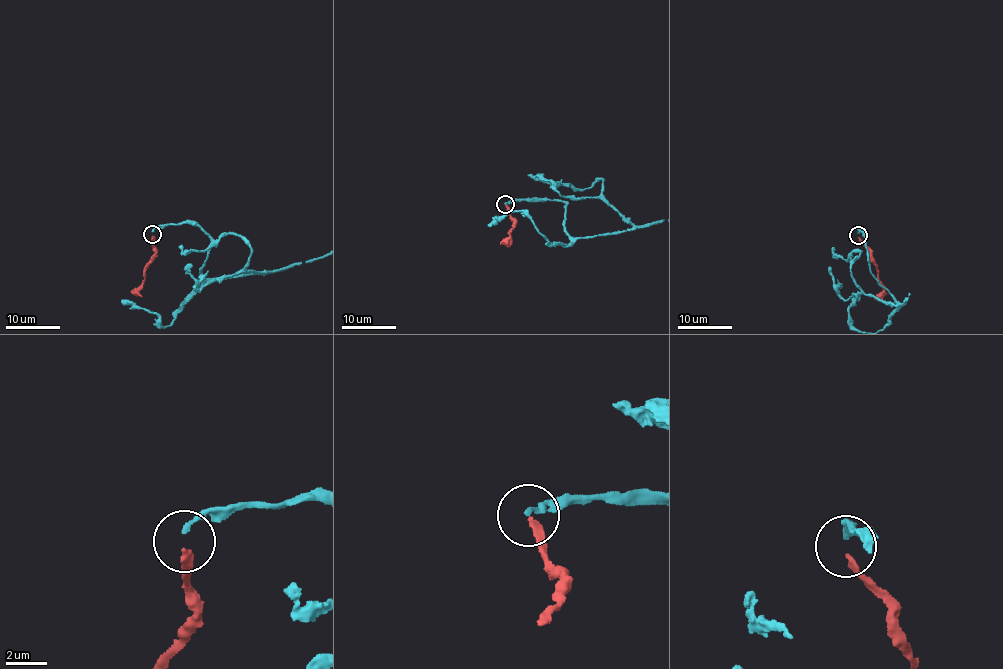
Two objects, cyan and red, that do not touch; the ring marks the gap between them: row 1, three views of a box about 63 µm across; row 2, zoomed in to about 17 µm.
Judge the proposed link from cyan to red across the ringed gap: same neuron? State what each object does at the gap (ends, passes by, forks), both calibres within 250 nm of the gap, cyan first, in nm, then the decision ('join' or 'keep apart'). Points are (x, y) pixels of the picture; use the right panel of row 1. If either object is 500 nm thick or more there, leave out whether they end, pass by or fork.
cyan ends; red ends; calibres 220 and 320 nm; join

